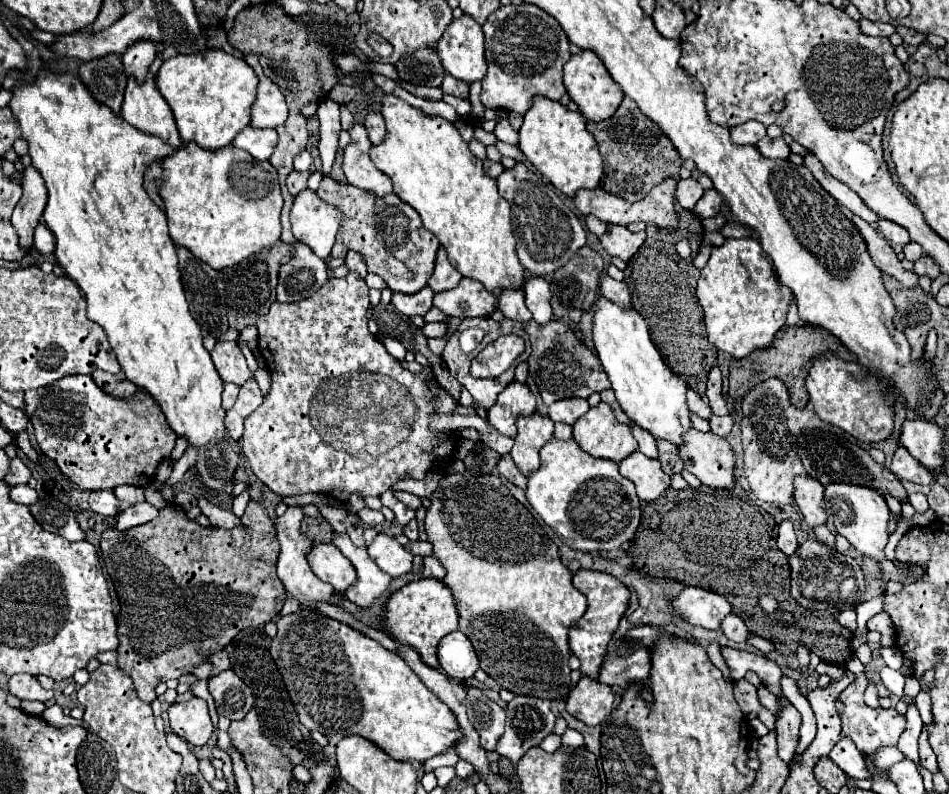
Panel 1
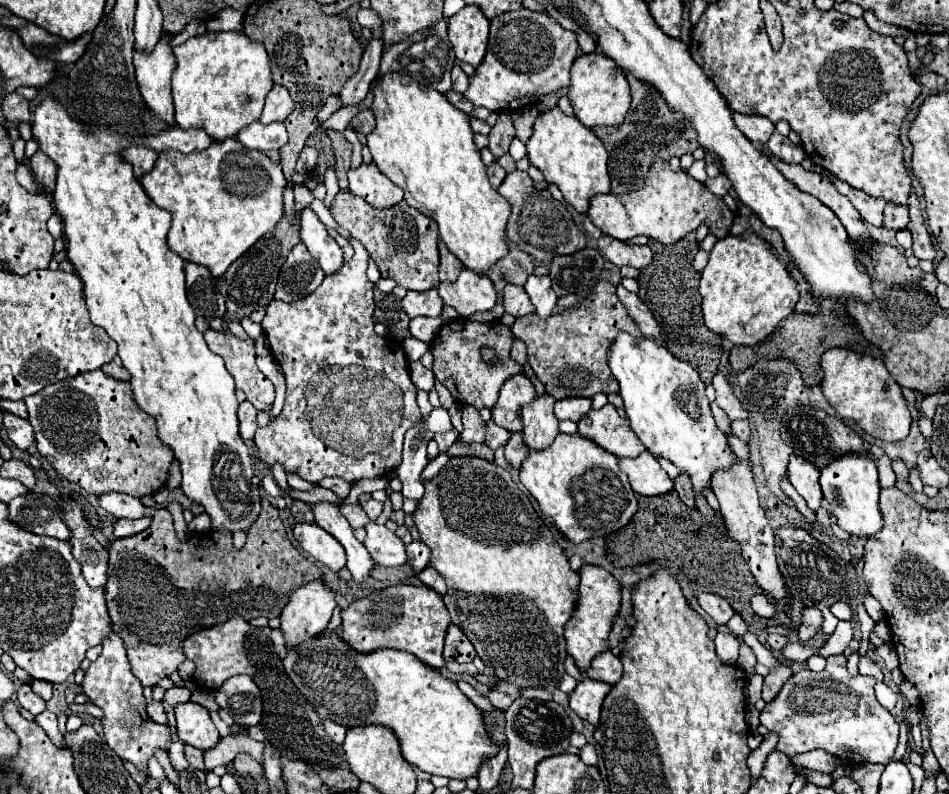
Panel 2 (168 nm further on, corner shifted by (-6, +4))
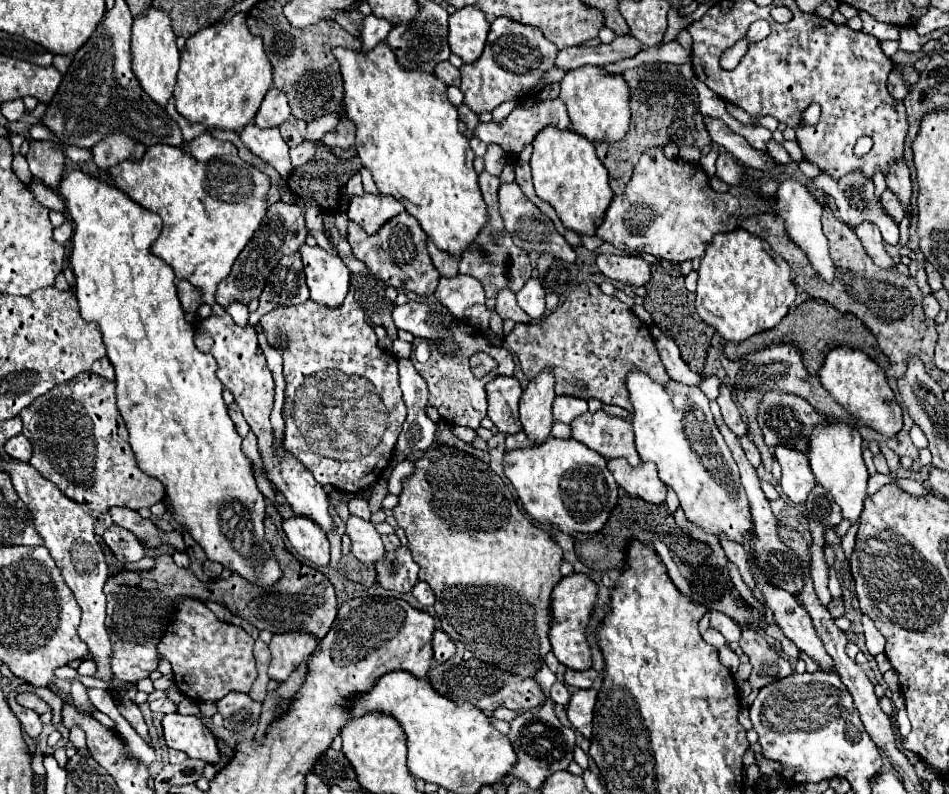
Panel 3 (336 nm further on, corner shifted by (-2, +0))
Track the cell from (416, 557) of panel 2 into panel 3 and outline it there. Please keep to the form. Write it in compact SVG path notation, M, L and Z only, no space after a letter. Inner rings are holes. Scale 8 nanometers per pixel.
M399 547L395 553L385 555L385 559L375 563L377 585L397 593L407 593L413 589L417 583L417 571L419 567L407 547Z

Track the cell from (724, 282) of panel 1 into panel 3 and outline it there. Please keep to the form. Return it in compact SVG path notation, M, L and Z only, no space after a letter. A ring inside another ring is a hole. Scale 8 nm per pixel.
M745 229L717 233L701 257L697 283L697 313L713 325L725 341L745 341L747 337L775 327L795 301L795 285L791 281L789 263L781 263L765 249L757 235Z

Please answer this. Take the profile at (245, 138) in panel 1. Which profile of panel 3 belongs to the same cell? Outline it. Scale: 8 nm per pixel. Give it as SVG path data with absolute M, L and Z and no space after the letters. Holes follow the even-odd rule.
M247 125L239 135L241 135L241 141L245 143L245 147L249 147L263 161L271 163L283 179L287 179L287 175L291 175L293 167L289 161L289 147L283 141L279 129L275 129L275 127L261 129L257 125Z

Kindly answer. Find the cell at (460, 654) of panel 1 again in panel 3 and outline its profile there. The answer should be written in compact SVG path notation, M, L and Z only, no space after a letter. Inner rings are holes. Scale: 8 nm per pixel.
M435 631L433 633L433 653L435 653L435 659L439 663L445 663L455 653L453 641L443 631Z

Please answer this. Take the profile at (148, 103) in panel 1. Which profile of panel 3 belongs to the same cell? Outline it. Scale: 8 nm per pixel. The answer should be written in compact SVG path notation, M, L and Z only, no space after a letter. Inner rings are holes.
M149 7L143 15L133 19L133 73L139 79L143 91L161 107L167 105L169 97L173 95L175 77L179 69L179 49L175 45L175 35L171 29L171 19L163 13L163 9Z

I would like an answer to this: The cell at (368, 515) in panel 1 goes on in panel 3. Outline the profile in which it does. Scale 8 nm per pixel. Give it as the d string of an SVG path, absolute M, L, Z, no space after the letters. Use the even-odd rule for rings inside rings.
M351 497L351 501L349 501L349 511L353 513L353 515L359 515L361 519L369 519L371 517L371 513L369 513L369 507L367 507L367 501L365 499L361 499L361 497Z

